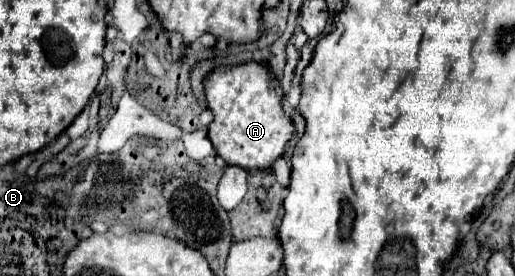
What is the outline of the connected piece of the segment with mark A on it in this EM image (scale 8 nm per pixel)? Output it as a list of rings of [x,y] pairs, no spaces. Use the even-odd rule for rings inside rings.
[[[244,63],[218,67],[206,77],[204,91],[208,97],[208,109],[214,113],[214,121],[208,127],[208,137],[216,153],[228,165],[236,165],[246,171],[268,169],[284,153],[286,143],[296,133],[296,127],[282,109],[282,99],[266,65]]]

